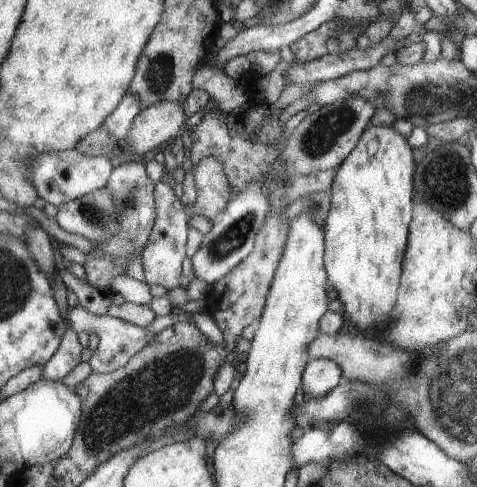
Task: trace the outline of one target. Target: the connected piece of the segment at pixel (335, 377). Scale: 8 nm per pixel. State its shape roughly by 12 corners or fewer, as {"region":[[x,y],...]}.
{"region":[[311,359],[303,370],[305,399],[321,398],[342,378],[336,362]]}

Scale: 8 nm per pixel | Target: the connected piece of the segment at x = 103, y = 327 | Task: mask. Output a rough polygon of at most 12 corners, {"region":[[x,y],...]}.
{"region":[[76,305],[68,326],[95,333],[90,369],[108,373],[123,366],[155,335],[109,315]]}

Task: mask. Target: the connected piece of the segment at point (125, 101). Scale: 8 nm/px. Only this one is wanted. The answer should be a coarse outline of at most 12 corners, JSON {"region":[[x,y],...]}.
{"region":[[127,90],[102,125],[121,141],[142,109]]}

